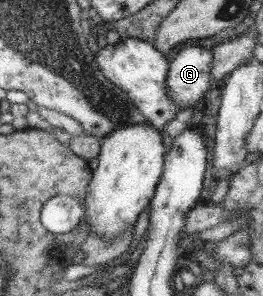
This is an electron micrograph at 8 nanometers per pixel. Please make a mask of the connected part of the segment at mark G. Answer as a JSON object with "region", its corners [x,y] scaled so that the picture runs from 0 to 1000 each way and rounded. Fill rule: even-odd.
{"region":[[[722,155],[665,182],[639,216],[624,304],[631,324],[684,365],[730,368],[798,291],[802,172]]]}

